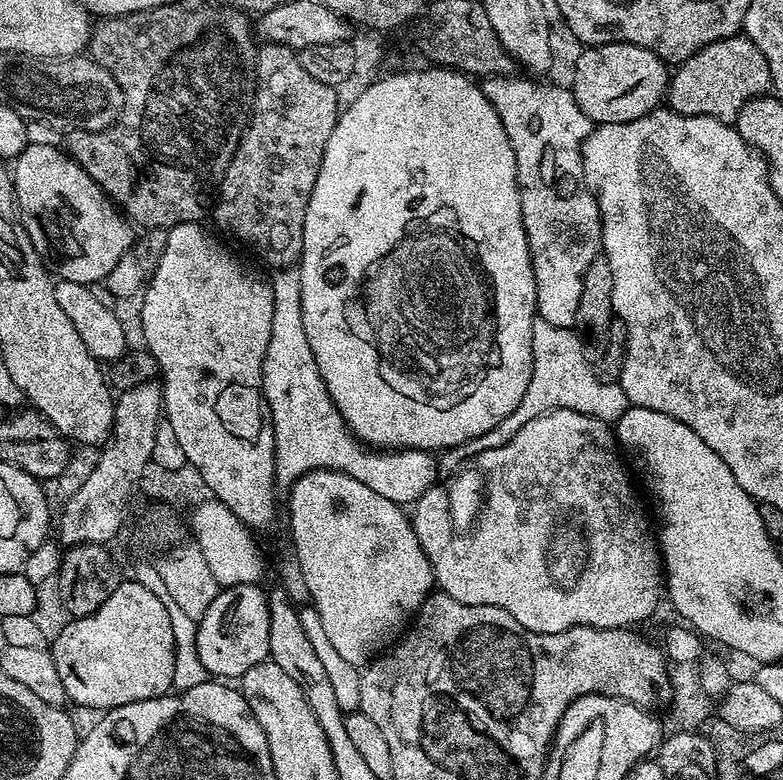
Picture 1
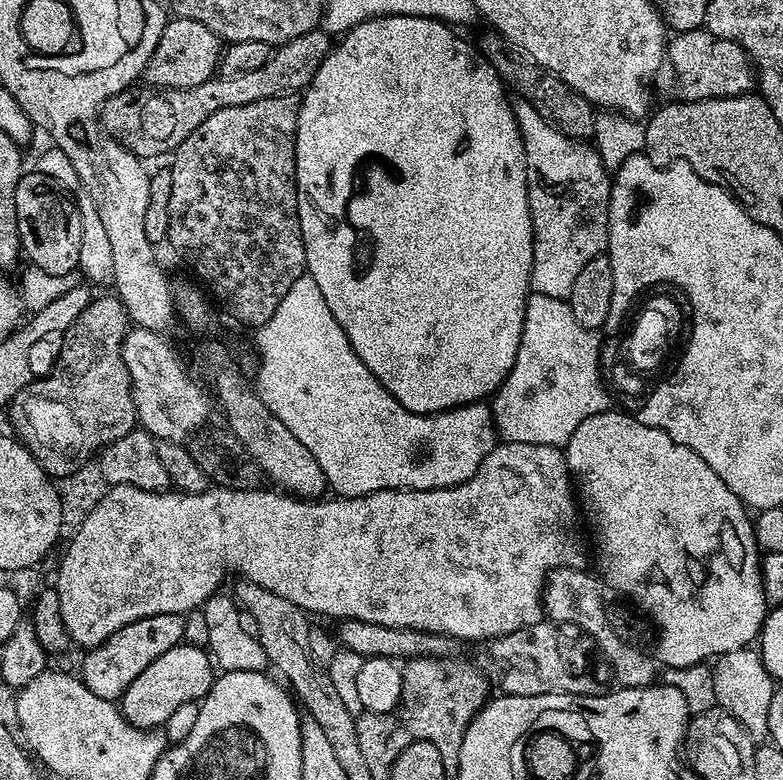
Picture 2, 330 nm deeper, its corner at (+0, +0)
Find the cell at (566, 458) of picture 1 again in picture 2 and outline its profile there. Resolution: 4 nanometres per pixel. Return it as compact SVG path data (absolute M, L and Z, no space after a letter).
M514 442L497 443L496 449L478 466L478 470L466 482L449 488L431 488L430 490L410 490L395 488L372 492L368 496L349 496L347 498L320 498L313 502L308 498L297 498L280 490L264 492L263 487L254 490L230 490L210 486L205 492L178 492L161 490L151 492L129 484L114 484L107 489L84 521L71 534L72 541L60 560L60 569L56 572L54 587L58 602L62 602L62 622L68 631L69 641L80 650L97 648L106 638L110 638L122 626L150 618L154 614L187 614L195 612L212 596L221 591L220 583L224 580L224 571L229 568L237 572L249 584L257 584L278 598L294 602L305 614L317 612L320 616L333 616L336 622L343 619L374 622L378 626L391 628L409 628L450 636L457 642L463 640L484 640L491 642L514 630L522 630L531 624L537 624L545 615L542 597L549 572L555 568L583 569L584 544L580 541L580 532L576 529L578 520L578 500L574 495L574 480L568 471L568 457L555 444L531 444Z

